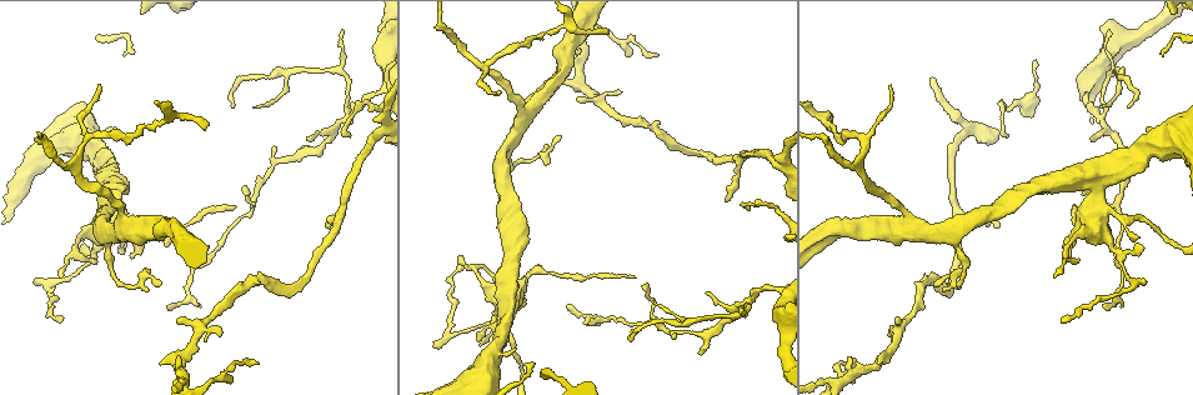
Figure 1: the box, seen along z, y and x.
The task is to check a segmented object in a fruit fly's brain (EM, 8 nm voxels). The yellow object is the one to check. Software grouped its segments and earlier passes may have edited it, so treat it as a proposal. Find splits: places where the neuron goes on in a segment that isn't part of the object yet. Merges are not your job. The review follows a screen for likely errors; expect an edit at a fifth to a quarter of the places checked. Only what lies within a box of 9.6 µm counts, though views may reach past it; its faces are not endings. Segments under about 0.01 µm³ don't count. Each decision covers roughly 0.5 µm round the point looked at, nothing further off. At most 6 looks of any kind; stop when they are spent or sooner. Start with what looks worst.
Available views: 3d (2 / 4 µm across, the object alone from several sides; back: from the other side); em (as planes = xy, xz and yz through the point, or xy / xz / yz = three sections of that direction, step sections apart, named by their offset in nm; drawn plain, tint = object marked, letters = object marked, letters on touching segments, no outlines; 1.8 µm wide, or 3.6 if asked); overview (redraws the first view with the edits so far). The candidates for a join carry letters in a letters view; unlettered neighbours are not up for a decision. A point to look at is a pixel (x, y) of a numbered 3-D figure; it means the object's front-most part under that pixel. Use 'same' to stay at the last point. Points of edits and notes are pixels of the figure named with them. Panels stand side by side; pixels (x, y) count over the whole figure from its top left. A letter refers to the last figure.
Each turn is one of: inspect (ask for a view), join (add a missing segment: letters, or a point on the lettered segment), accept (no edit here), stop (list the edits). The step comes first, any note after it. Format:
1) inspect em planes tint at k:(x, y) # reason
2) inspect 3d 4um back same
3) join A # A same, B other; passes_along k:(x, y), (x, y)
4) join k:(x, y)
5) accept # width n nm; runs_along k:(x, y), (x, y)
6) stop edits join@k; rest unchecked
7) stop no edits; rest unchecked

inspect em xy step 8 letters at 1:(1119, 253) # thick turns thin

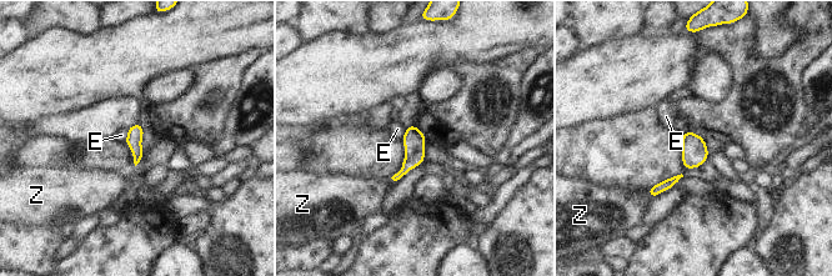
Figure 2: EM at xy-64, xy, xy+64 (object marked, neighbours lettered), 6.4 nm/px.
accept # E other, Z other; border 2:(128, 129), (128, 136), (124, 141); none of them fits

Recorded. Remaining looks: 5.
inspect 3d 4um at 1:(161, 123) # abrupt turn

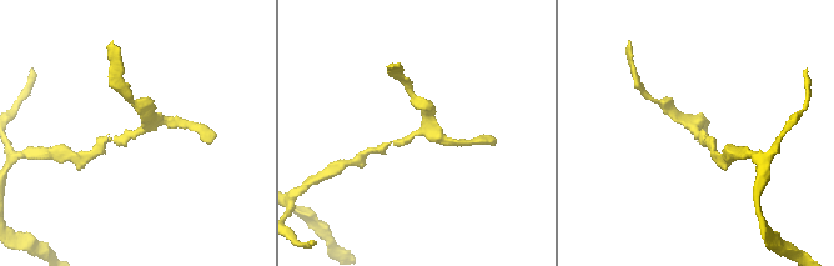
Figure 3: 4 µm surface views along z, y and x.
inspect em planes tint at 3:(134, 132) # now the EM

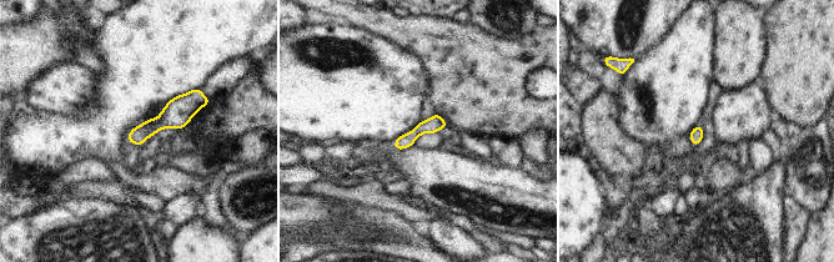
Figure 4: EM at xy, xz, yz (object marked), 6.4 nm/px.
inspect em planes letters same # what lies round it

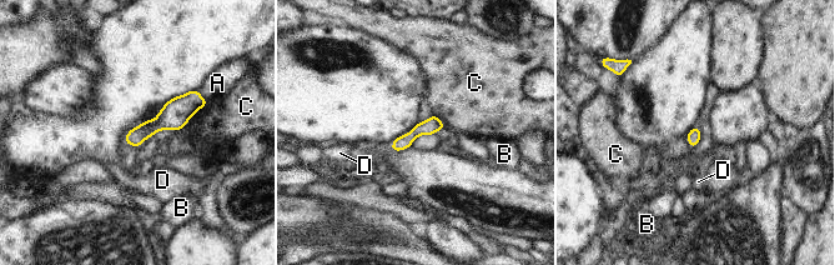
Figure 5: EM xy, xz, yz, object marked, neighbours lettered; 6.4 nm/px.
accept # longest_contact C 220 nm; A other, B other, C other, D other; runs_along 5:(202, 103), (190, 103), (127, 139); no lettered segment goes on from it

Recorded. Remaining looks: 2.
inspect em planes letters at 1:(896, 317) # tapers out

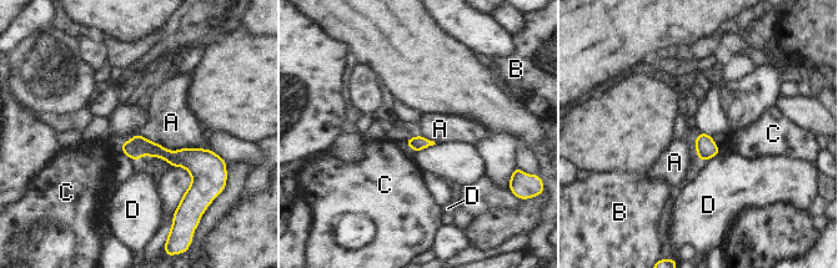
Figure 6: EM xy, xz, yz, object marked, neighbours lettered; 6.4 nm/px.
accept # A other, B other, C other, D other; runs_along 6:(124, 147), (211, 156); no lettered segment goes on from it

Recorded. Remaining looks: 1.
stop no edits; rest unchecked

